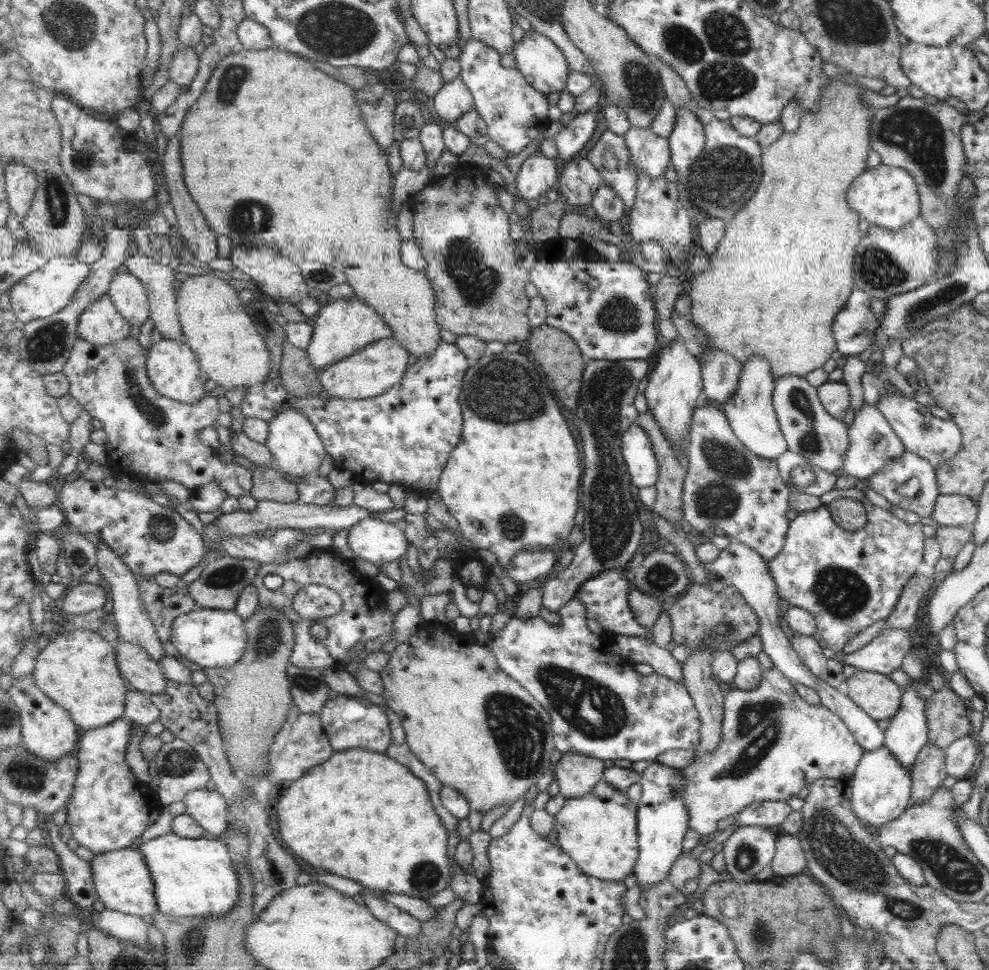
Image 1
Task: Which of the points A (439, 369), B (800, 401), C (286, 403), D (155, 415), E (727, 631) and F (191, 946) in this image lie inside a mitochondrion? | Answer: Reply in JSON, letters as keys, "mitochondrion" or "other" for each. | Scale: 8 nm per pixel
{"A":"other","B":"mitochondrion","C":"other","D":"mitochondrion","E":"mitochondrion","F":"mitochondrion"}

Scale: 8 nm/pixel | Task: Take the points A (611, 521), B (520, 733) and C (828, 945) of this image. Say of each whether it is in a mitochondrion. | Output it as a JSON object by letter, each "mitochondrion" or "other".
{"A":"mitochondrion","B":"mitochondrion","C":"other"}

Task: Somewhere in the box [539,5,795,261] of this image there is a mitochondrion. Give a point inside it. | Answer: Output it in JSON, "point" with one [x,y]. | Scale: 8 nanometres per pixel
{"point":[717,50]}

